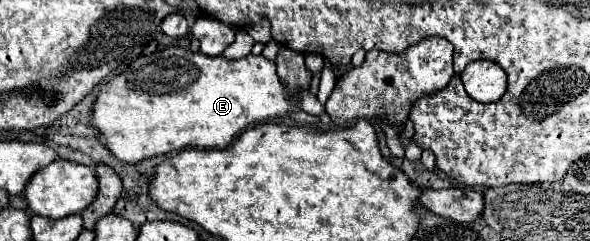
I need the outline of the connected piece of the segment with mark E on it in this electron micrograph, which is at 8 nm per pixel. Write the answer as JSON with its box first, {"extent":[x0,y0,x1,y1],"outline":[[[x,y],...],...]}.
{"extent":[91,48,325,164],"outline":[[[163,48],[151,56],[141,56],[137,62],[129,64],[129,68],[117,76],[113,76],[107,84],[103,84],[95,104],[93,104],[93,122],[91,126],[99,130],[101,142],[105,148],[127,164],[137,164],[151,156],[163,156],[169,152],[179,152],[187,146],[191,148],[227,148],[241,130],[247,126],[283,116],[289,112],[309,112],[323,114],[325,108],[309,90],[301,92],[299,104],[289,102],[281,80],[277,76],[274,61],[265,56],[245,56],[239,60],[227,60],[225,56],[205,56],[201,52],[191,52],[183,48]]]}

